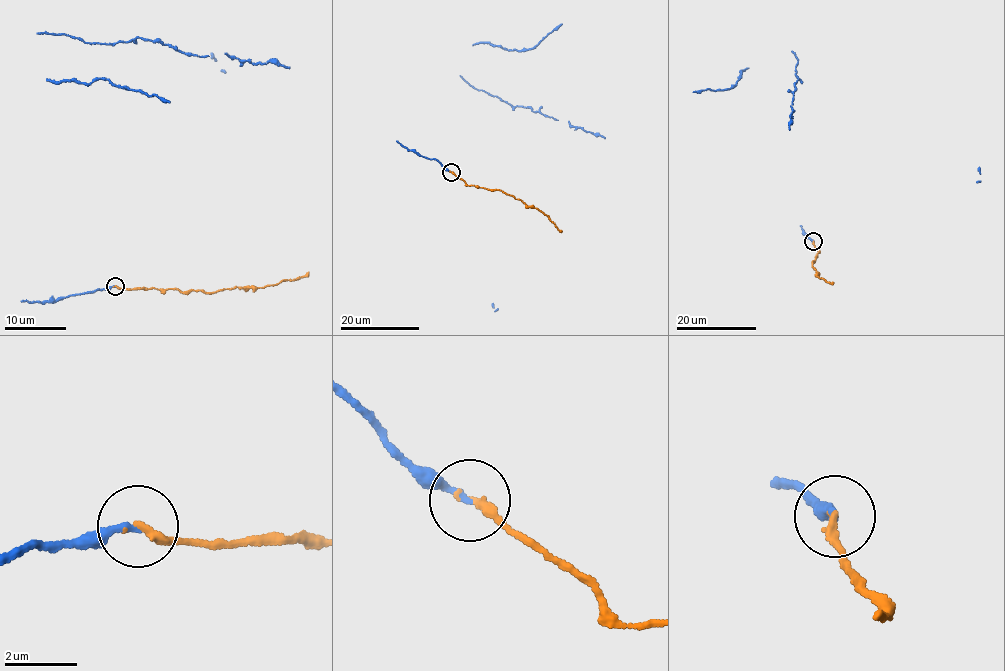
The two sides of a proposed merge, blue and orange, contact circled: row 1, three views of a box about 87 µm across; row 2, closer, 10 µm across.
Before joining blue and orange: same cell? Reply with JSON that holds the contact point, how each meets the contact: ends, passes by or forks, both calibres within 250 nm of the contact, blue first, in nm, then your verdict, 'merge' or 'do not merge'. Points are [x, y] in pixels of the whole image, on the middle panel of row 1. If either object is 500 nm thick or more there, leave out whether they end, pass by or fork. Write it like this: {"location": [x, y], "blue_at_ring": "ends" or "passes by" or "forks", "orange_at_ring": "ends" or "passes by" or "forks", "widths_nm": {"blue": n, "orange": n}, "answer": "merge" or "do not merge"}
{"location": [451, 172], "blue_at_ring": "ends", "orange_at_ring": "ends", "widths_nm": {"blue": 190, "orange": 240}, "answer": "merge"}

